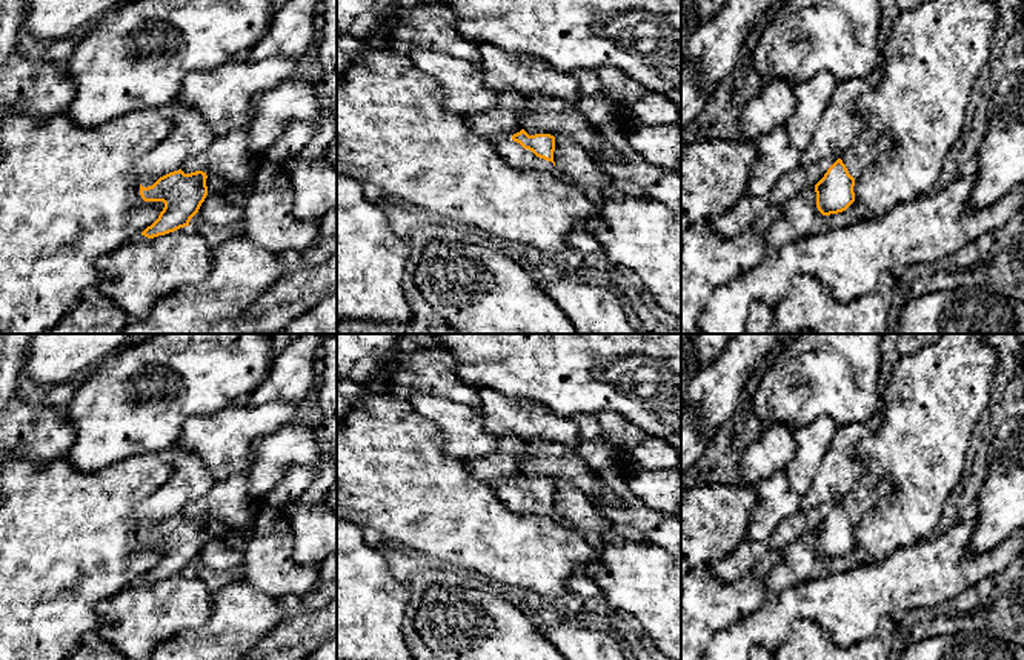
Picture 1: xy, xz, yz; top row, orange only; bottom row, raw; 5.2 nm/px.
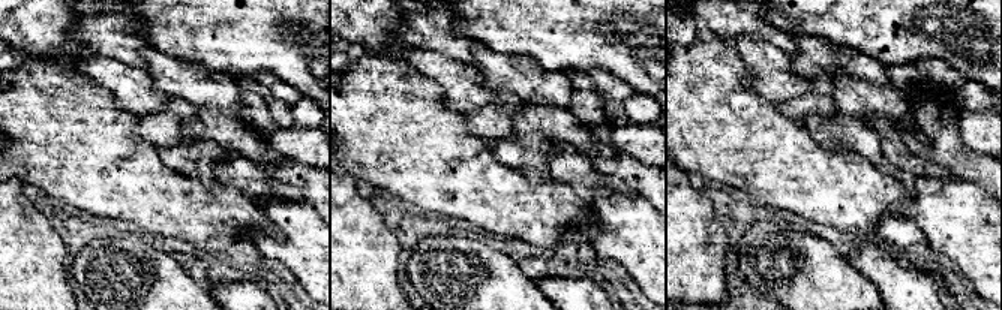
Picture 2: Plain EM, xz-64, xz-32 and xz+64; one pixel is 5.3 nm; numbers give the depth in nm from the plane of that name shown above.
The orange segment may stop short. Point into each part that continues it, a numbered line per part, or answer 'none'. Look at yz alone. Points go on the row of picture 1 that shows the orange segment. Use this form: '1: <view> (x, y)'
1: yz (869, 145)

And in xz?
1: xz (512, 153)

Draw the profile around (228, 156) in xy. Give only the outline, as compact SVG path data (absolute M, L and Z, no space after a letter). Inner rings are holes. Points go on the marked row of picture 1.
M241 128L215 137L204 151L188 157L181 171L203 171L206 175L224 177L231 186L246 186L261 165L260 155L249 152L248 134L248 128Z

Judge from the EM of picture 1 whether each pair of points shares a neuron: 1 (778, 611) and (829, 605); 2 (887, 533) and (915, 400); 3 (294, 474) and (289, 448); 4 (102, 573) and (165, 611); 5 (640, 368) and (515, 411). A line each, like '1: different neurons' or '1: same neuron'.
1: same neuron
2: same neuron
3: different neurons
4: different neurons
5: different neurons

